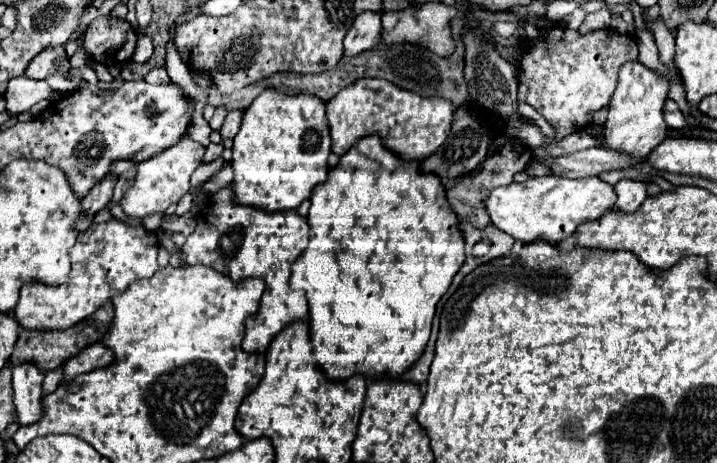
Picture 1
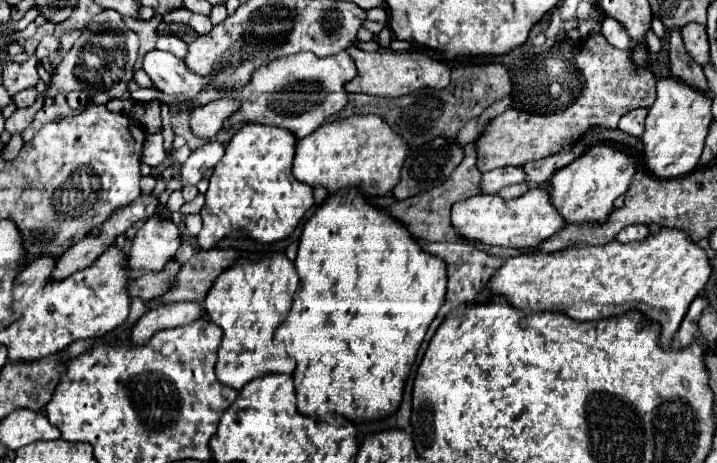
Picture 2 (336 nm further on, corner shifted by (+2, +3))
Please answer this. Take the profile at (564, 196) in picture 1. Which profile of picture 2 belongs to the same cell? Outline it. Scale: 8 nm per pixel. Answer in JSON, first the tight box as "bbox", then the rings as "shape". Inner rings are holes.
{"bbox":[451,187,565,247],"shape":[[[531,187],[523,197],[501,199],[499,195],[475,195],[453,205],[451,211],[453,227],[467,239],[499,245],[499,247],[537,247],[541,241],[553,237],[565,219],[557,213],[549,191],[543,187]]]}

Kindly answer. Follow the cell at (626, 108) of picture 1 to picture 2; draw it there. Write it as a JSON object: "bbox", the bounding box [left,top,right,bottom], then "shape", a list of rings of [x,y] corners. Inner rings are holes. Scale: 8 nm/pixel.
{"bbox":[551,145,637,223],"shape":[[[593,145],[579,159],[559,169],[551,177],[551,197],[557,211],[567,219],[567,223],[601,223],[613,209],[613,201],[627,193],[631,179],[637,171],[637,163],[631,155],[621,153],[609,145]]]}

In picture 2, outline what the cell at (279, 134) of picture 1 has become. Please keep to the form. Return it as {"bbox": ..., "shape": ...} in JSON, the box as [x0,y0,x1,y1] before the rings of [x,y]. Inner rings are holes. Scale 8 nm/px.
{"bbox":[197,123,313,249],"shape":[[[247,123],[229,141],[223,159],[215,165],[201,209],[203,229],[197,235],[201,249],[211,249],[233,229],[243,229],[259,243],[289,237],[313,207],[313,187],[293,177],[297,137],[287,129]]]}

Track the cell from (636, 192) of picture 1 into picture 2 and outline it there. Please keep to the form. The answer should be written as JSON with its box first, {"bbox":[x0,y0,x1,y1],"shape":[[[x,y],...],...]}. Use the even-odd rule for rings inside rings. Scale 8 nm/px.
{"bbox":[617,225,649,243],"shape":[[[627,225],[623,231],[619,231],[617,241],[621,241],[621,243],[631,243],[631,241],[645,239],[647,235],[649,235],[647,225]]]}

